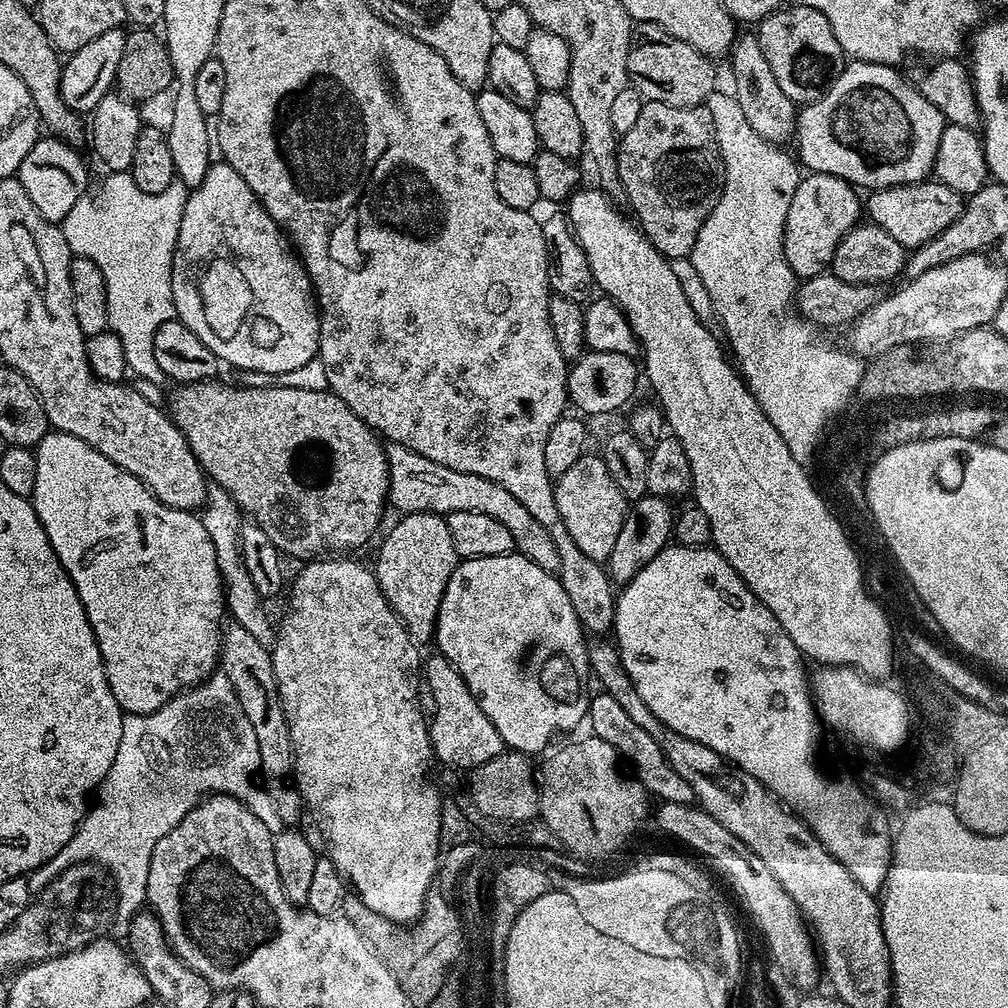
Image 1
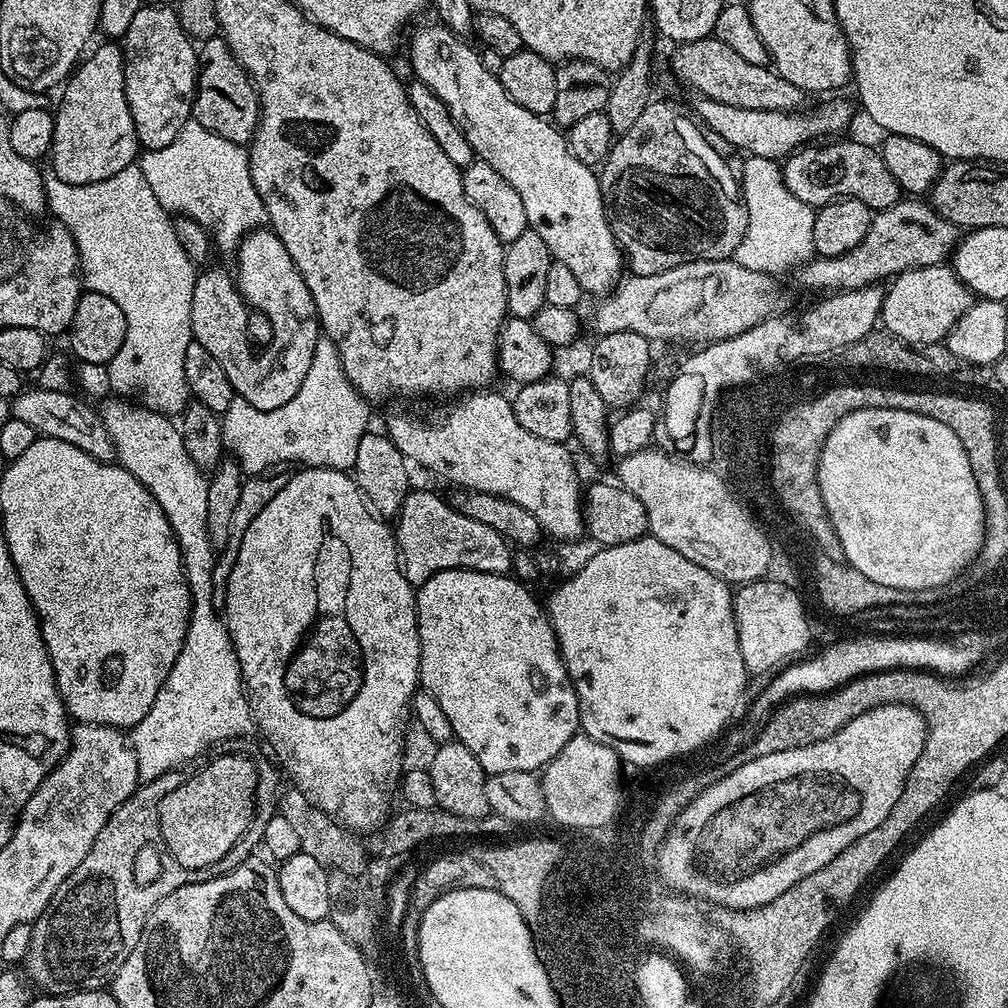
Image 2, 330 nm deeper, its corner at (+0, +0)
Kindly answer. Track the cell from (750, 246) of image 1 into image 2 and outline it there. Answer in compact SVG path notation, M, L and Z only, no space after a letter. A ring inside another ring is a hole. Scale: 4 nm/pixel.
M748 156L738 172L740 191L748 211L746 234L735 259L750 270L781 274L799 269L816 256L814 218L816 213L806 202L794 198L784 181L781 165L770 158Z

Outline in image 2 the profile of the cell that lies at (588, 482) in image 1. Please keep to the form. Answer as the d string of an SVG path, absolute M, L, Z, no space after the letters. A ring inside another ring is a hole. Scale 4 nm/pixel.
M472 390L461 395L441 414L437 420L411 420L408 416L392 416L388 420L386 435L394 446L407 457L413 465L425 468L436 476L456 484L457 489L485 492L498 498L510 499L523 509L534 514L543 531L556 540L576 540L585 535L584 505L582 503L582 484L576 473L576 464L567 452L567 447L546 438L537 438L530 430L522 427L522 422L512 409L512 401L506 395L499 396L492 390Z

